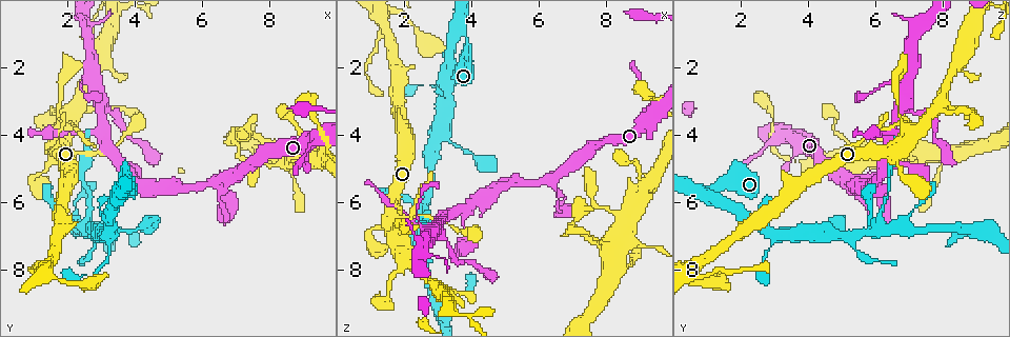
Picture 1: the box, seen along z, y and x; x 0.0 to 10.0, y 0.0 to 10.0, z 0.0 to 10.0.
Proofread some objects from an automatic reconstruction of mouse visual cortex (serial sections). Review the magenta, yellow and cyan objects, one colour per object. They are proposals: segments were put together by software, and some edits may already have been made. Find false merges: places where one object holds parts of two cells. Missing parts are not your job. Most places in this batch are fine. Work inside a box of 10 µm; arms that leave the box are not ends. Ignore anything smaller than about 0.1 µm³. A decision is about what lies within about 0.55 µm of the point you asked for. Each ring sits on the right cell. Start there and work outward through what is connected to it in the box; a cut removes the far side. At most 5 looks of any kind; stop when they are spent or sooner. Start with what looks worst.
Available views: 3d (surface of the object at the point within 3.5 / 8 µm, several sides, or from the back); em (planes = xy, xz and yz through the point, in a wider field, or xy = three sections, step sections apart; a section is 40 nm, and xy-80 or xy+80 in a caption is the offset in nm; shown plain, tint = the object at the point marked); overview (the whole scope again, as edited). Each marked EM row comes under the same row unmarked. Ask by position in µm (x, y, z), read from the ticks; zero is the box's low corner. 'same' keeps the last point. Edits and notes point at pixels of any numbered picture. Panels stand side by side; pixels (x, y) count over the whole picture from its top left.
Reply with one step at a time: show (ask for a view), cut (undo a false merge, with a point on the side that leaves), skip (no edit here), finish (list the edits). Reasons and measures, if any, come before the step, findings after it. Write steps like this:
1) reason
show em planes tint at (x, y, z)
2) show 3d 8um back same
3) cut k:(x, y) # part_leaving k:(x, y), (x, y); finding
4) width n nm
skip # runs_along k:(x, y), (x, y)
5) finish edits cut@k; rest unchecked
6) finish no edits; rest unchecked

show 3d 8um back at (3.75, 5.75, 0.90)

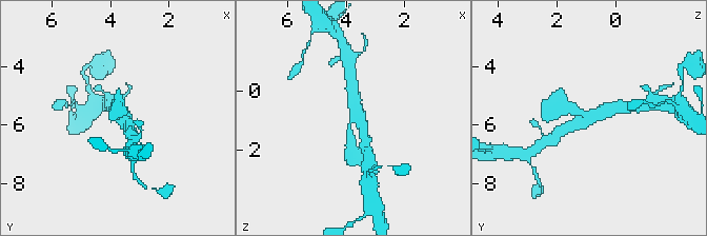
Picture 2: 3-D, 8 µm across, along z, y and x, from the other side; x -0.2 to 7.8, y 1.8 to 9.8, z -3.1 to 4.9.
arms 3; arm_widths 300, 350, 400 nm
show em xy step 3 tint same

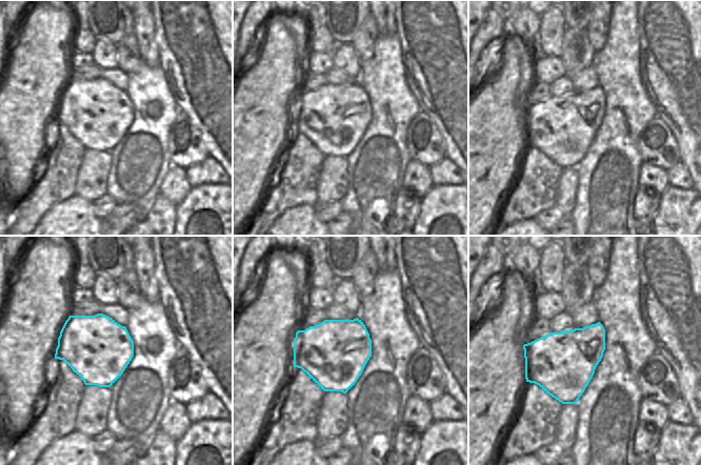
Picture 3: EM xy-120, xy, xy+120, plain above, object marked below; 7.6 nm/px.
skip # runs_along 2:(114, 109), (128, 130); continuous, no second cell

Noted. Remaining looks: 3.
thick turns thin
show 3d 8um at (2.45, 4.50, 6.40)

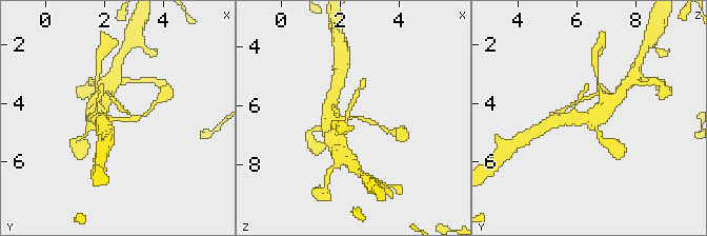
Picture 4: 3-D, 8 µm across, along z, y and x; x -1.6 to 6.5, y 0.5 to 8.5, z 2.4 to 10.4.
arm_widths 150, 450 nm; shape alone is not enough
show em xy step 1 tint same

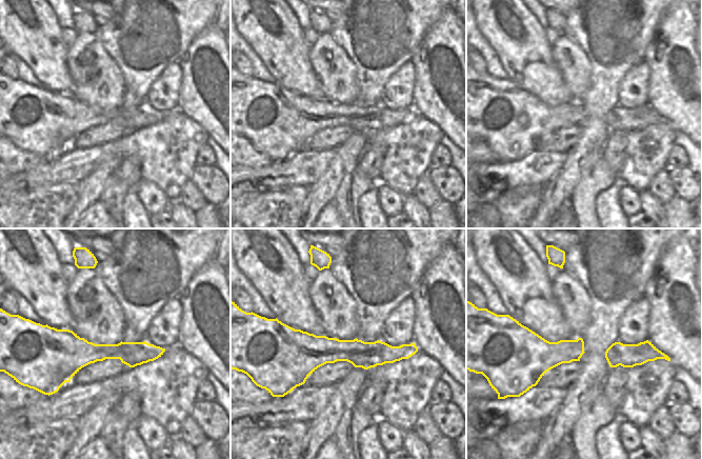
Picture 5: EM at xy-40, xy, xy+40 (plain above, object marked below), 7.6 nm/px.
skip # runs_along 5:(279, 338), (298, 351), (414, 350); continuous, no second cell

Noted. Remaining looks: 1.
finish no edits; rest unchecked

